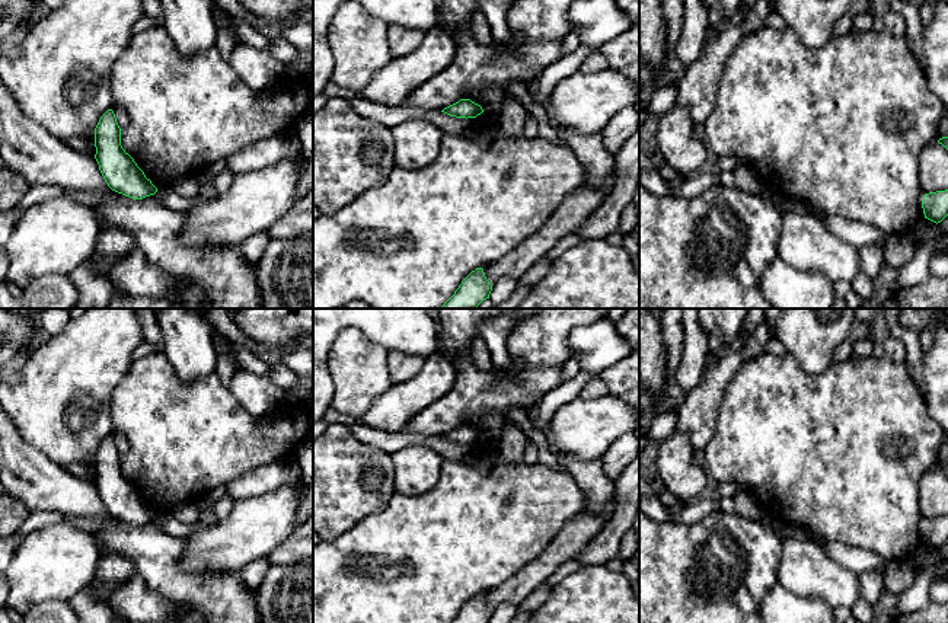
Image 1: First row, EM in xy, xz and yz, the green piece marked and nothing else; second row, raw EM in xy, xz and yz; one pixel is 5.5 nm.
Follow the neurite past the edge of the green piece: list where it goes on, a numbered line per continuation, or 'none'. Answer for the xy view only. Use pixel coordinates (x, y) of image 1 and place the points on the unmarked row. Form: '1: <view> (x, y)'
none

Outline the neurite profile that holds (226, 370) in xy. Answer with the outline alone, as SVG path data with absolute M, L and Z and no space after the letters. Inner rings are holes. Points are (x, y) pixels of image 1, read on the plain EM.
M218 335L214 339L214 348L217 352L217 368L216 373L218 374L220 380L229 387L232 378L236 373L236 367L233 365L230 357L227 355L227 346L224 344L224 336Z

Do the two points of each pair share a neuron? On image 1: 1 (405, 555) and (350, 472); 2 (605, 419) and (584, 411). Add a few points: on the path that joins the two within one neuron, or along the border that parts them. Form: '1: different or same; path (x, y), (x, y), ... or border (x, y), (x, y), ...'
1: different; border (395, 492), (383, 508), (367, 514), (347, 530)
2: same; path (600, 419), (593, 419), (589, 415)

